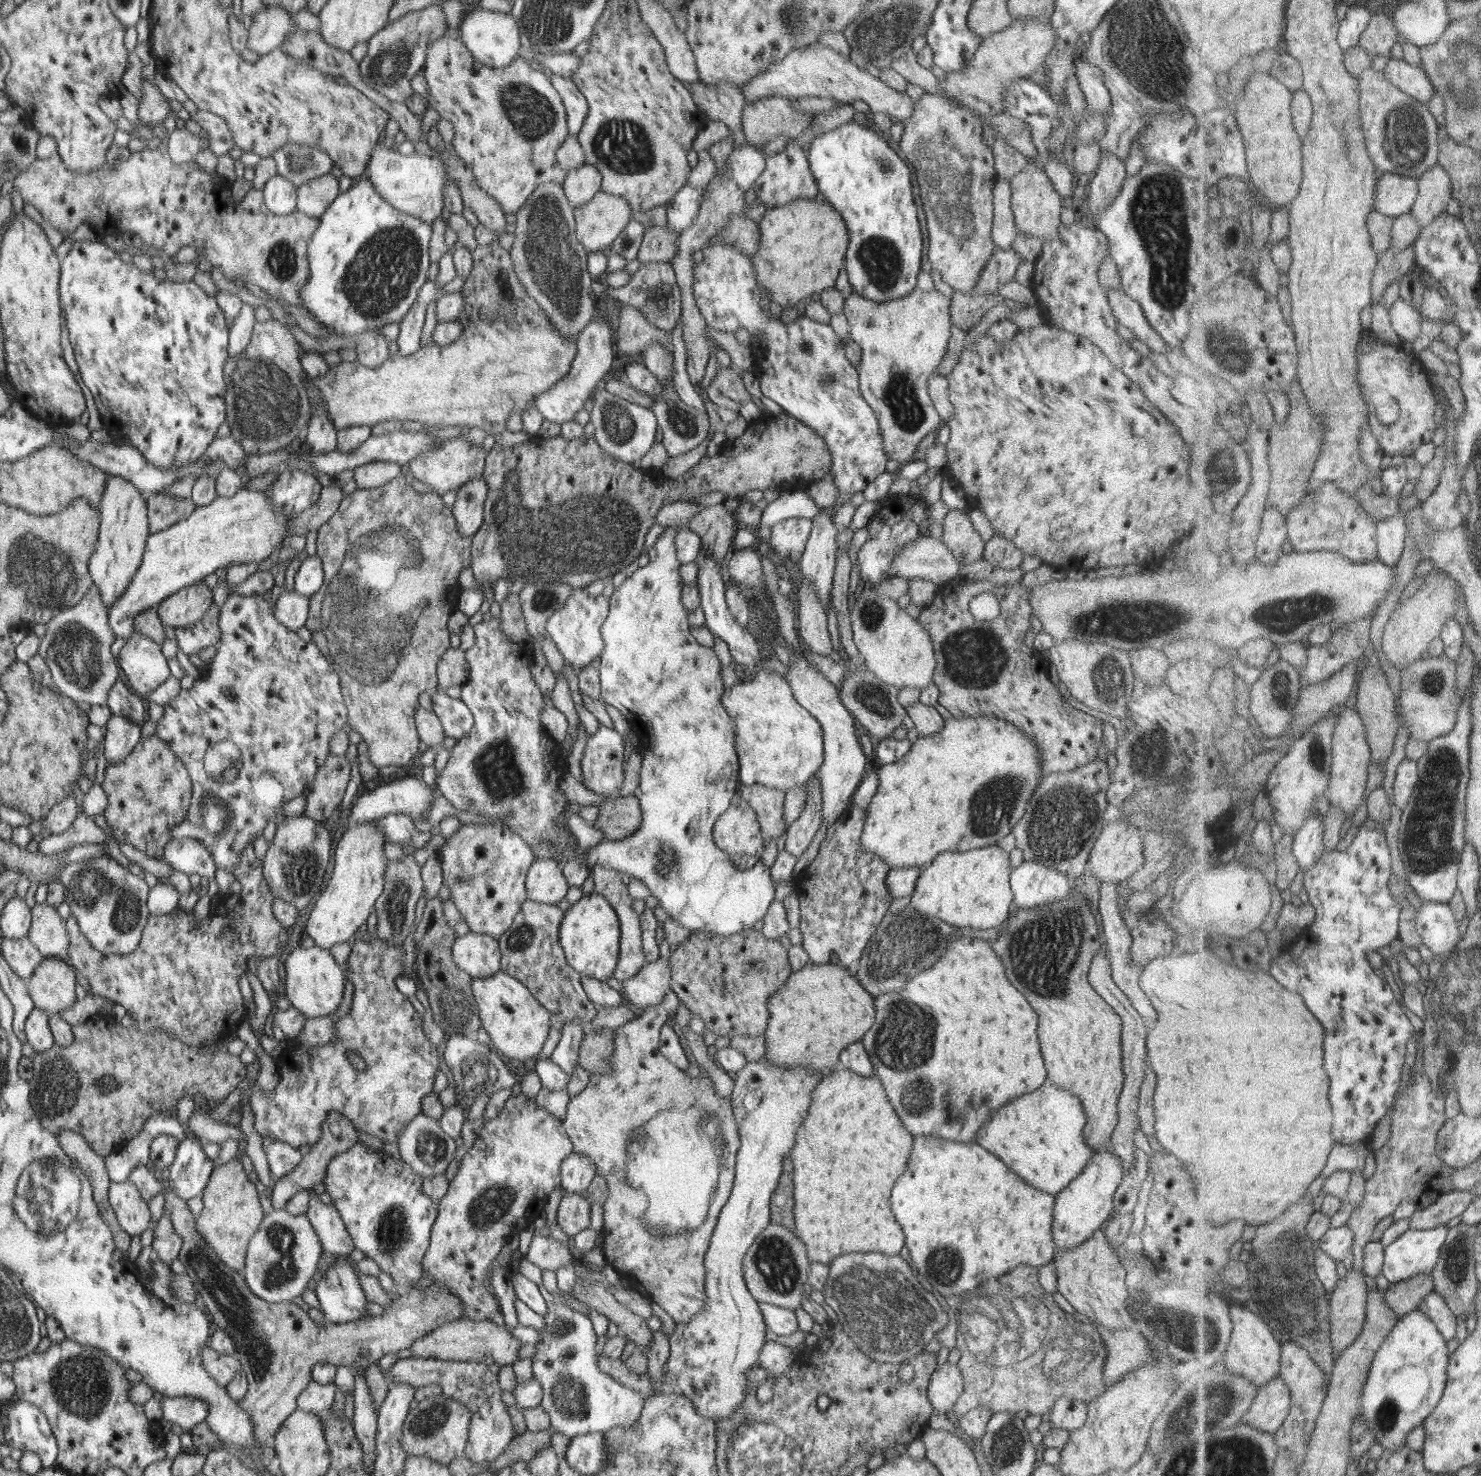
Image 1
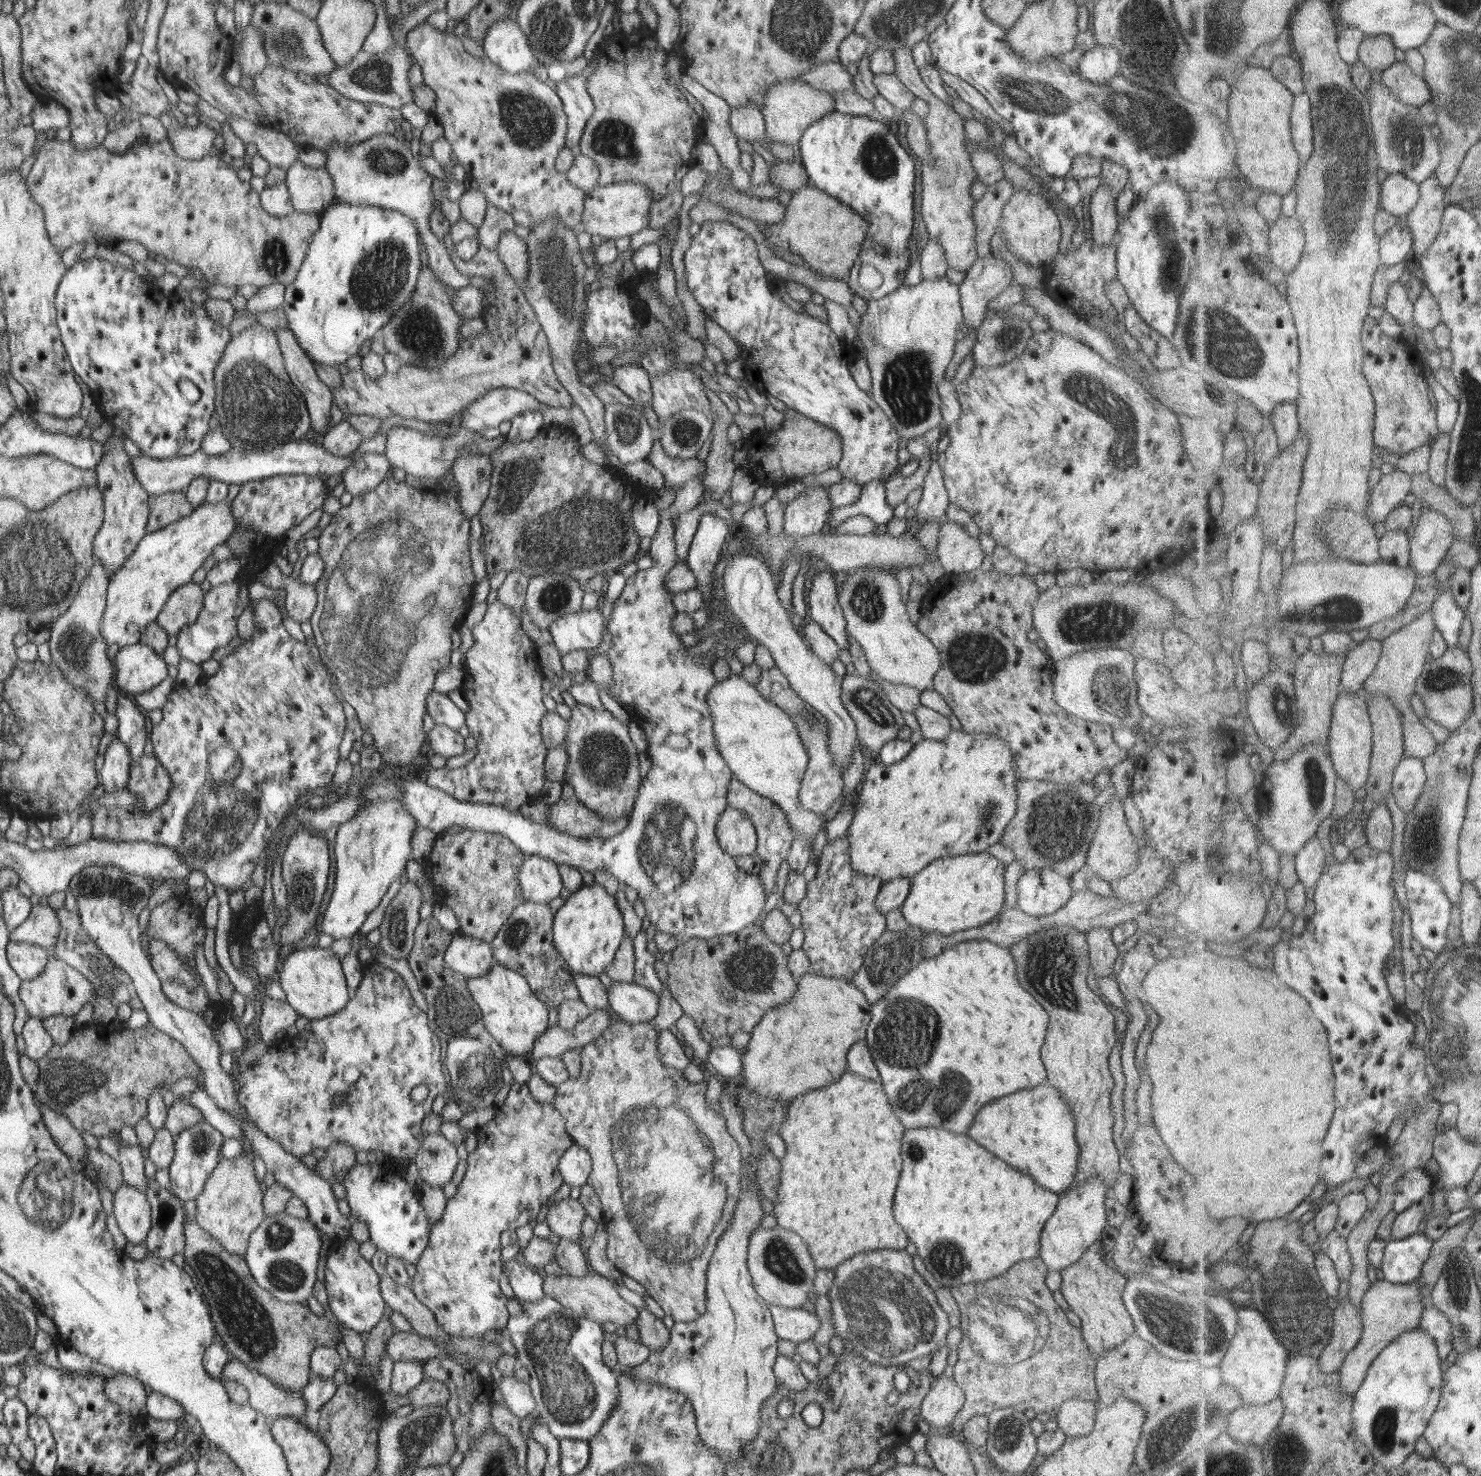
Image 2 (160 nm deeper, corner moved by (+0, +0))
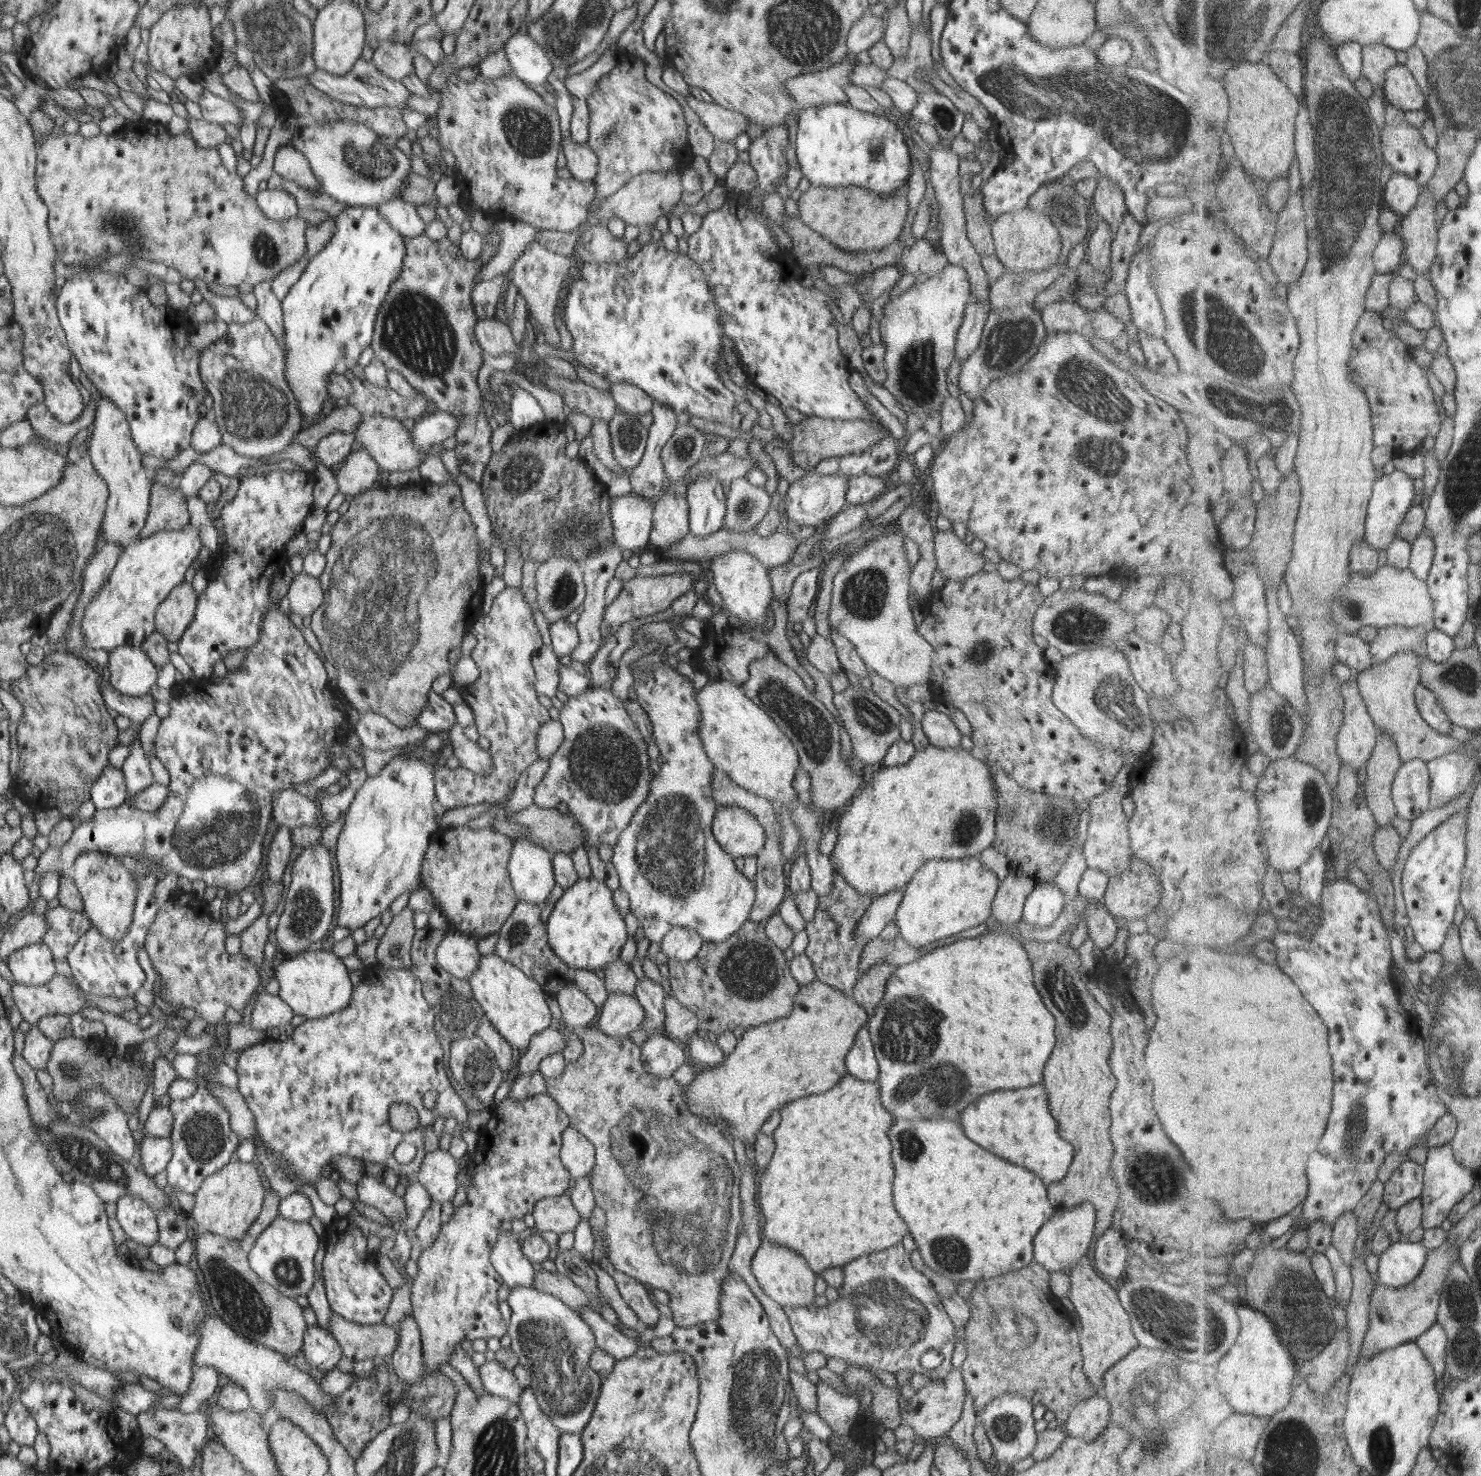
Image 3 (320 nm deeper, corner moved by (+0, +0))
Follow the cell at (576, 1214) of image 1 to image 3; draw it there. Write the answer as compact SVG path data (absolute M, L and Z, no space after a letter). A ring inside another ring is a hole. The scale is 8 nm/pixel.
M567 1195L539 1199L532 1208L534 1226L544 1232L571 1232L580 1216Z

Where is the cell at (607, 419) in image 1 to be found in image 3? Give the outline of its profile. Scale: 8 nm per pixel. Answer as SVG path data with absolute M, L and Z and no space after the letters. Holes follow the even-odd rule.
M617 410L608 420L608 432L617 464L627 471L637 466L648 436L648 430L639 423L637 416Z

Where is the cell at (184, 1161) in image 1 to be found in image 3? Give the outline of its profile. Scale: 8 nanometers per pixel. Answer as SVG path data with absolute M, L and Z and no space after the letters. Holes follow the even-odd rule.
M197 1084L196 1089L186 1099L172 1100L170 1109L173 1122L168 1139L172 1143L172 1158L169 1159L166 1172L166 1184L175 1192L194 1194L201 1181L209 1174L217 1172L229 1162L231 1154L236 1152L241 1137L230 1127L230 1114L207 1088Z

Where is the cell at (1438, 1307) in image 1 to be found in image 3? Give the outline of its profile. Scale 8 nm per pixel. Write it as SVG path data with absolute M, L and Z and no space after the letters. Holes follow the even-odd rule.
M1440 1323L1435 1324L1416 1341L1434 1366L1437 1378L1443 1378L1448 1371L1449 1341L1447 1330Z

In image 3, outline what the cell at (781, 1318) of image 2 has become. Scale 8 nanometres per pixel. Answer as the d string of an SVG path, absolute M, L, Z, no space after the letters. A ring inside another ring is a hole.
M901 1243L855 1258L841 1268L843 1281L837 1291L838 1298L835 1302L819 1307L812 1304L808 1307L783 1308L797 1344L802 1347L805 1354L821 1352L825 1358L841 1358L857 1368L870 1368L870 1372L874 1374L875 1370L881 1370L896 1376L900 1370L911 1370L915 1374L920 1374L923 1380L943 1379L954 1370L949 1361L953 1344L956 1342L953 1324L942 1308L941 1296L935 1293L925 1275L913 1269L910 1256L905 1254ZM931 1348L940 1350L943 1360L935 1369L928 1371L919 1363L919 1357Z

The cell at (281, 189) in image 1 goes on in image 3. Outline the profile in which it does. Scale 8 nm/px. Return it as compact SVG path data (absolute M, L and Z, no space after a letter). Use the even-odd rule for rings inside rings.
M265 189L255 194L256 205L266 217L273 221L287 221L287 218L295 218L295 197L285 189Z

